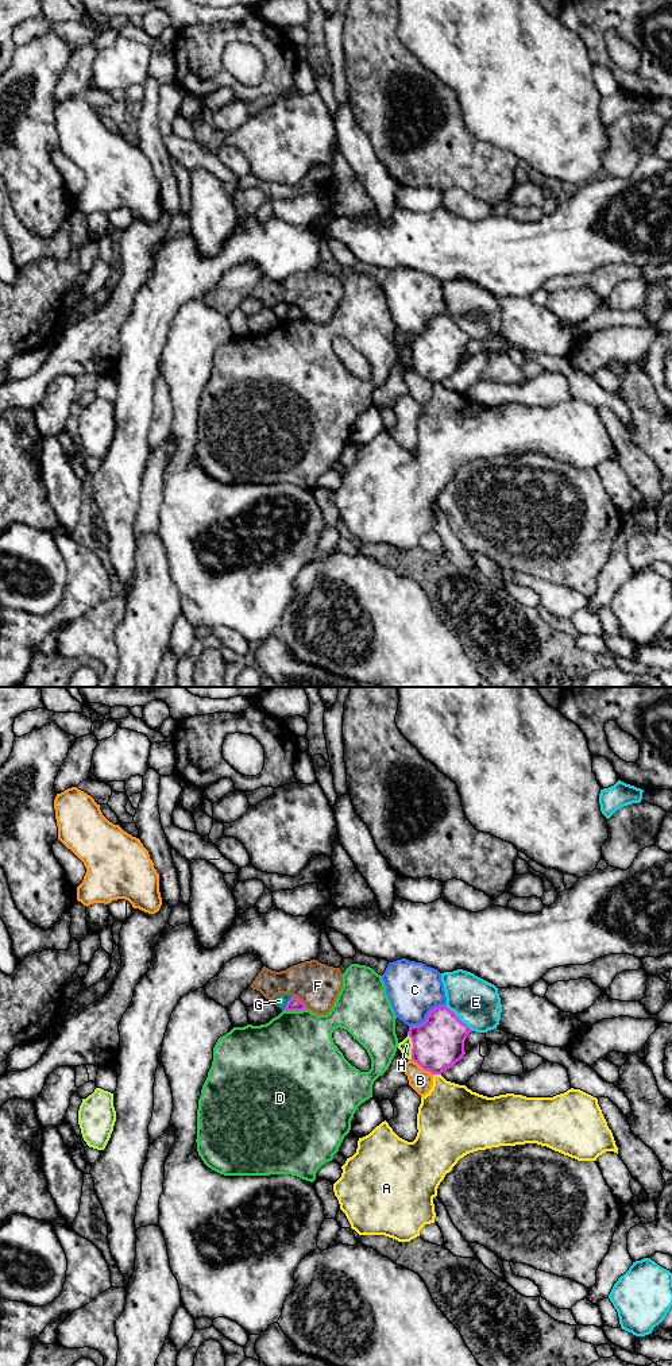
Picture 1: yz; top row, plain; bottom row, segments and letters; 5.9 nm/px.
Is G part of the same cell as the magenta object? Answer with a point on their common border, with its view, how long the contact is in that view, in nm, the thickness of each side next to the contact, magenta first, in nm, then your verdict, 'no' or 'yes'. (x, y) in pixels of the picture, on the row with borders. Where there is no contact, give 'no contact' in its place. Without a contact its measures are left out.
meets magenta in yz at (288, 1003); contact 110 nm long; 80 nm thick on the magenta side, 80 nm on the other; no

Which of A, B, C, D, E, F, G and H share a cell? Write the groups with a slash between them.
A / B / C / D / E / F / G / H

